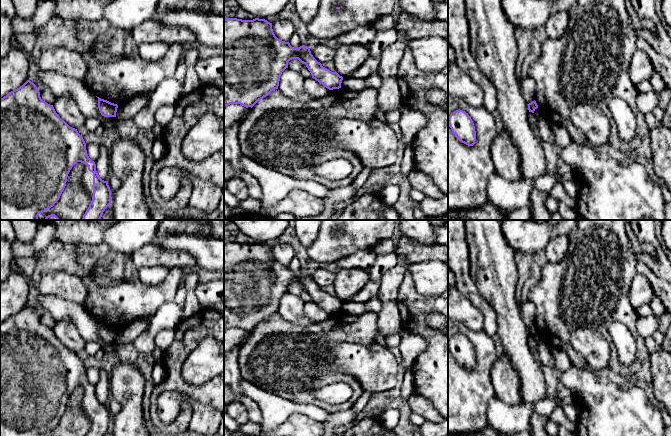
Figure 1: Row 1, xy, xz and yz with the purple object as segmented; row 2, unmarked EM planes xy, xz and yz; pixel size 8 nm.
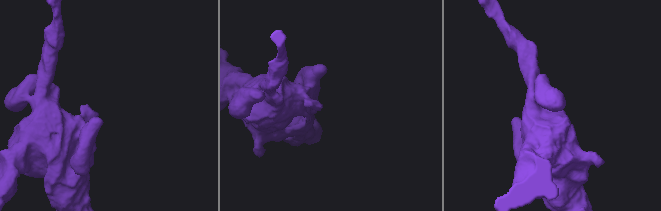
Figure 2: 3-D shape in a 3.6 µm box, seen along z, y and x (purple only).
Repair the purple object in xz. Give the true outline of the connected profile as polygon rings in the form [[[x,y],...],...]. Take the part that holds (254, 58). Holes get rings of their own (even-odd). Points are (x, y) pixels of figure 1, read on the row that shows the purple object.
[[[224,19],[224,107],[240,104],[252,108],[259,100],[278,89],[280,76],[292,59],[305,64],[312,78],[329,90],[341,88],[342,76],[323,67],[313,57],[309,47],[302,45],[294,48],[289,42],[278,39],[272,23],[267,20]]]

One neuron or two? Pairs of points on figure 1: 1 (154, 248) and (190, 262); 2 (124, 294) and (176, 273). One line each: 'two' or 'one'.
1: one
2: one

